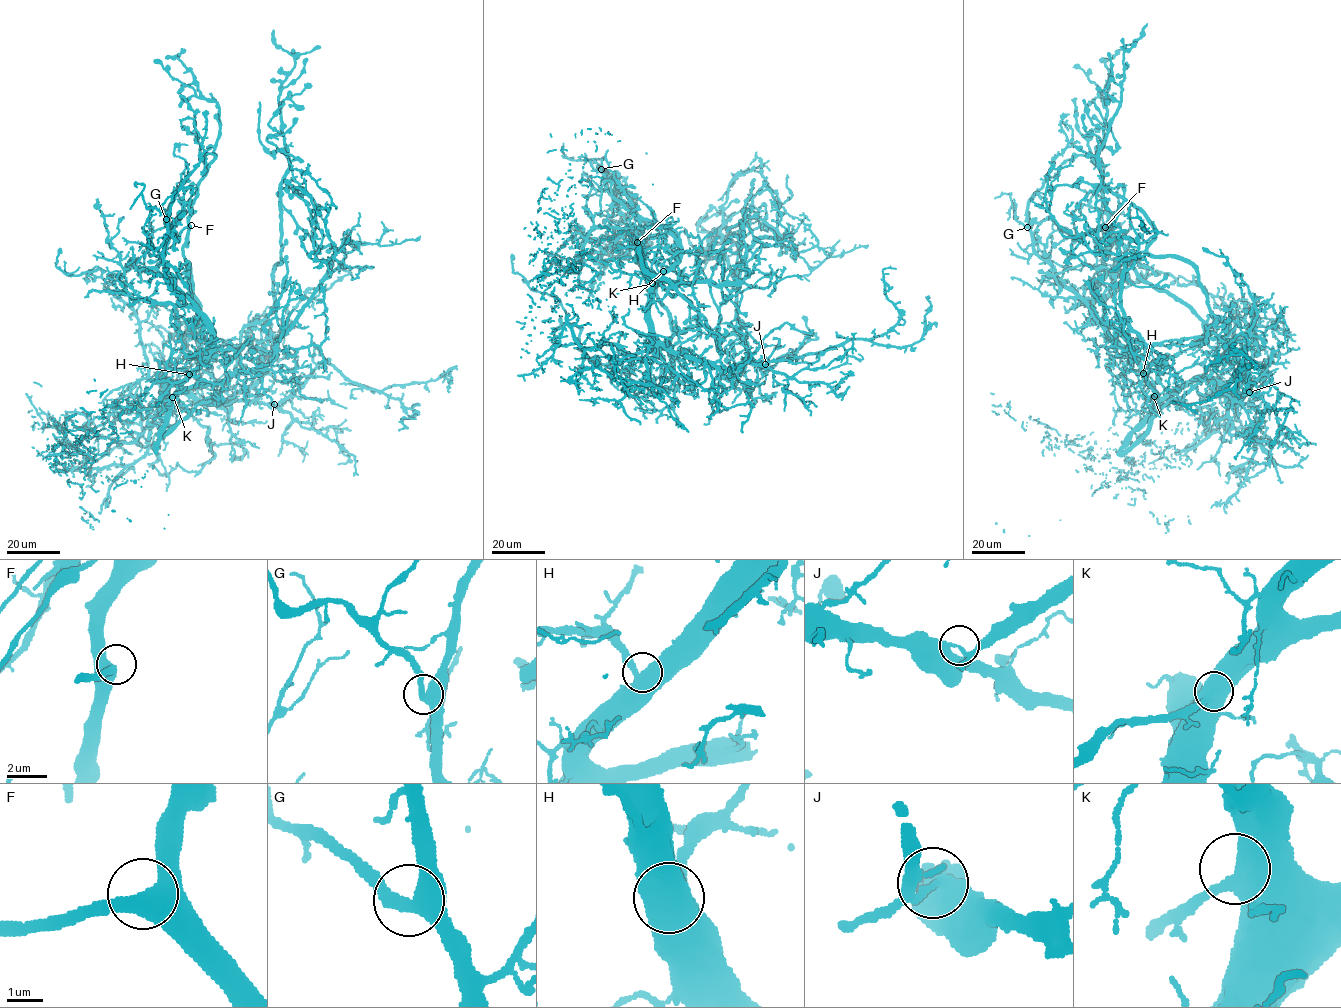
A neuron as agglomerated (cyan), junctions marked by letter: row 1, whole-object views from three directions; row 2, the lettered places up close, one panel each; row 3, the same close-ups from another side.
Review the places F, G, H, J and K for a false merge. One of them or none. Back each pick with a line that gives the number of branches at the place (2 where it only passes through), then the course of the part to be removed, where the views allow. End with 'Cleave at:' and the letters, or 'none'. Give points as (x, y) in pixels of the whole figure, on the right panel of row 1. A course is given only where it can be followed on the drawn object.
Cleave at: none

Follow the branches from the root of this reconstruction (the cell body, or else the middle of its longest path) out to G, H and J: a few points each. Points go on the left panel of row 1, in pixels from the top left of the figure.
G: (168, 379), (165, 382), (170, 398), (210, 353), (213, 338), (195, 306), (166, 275), (163, 254), (166, 219)
H: (168, 379), (165, 382), (170, 398), (189, 374)
J: (168, 379), (209, 403), (250, 401), (274, 404)

